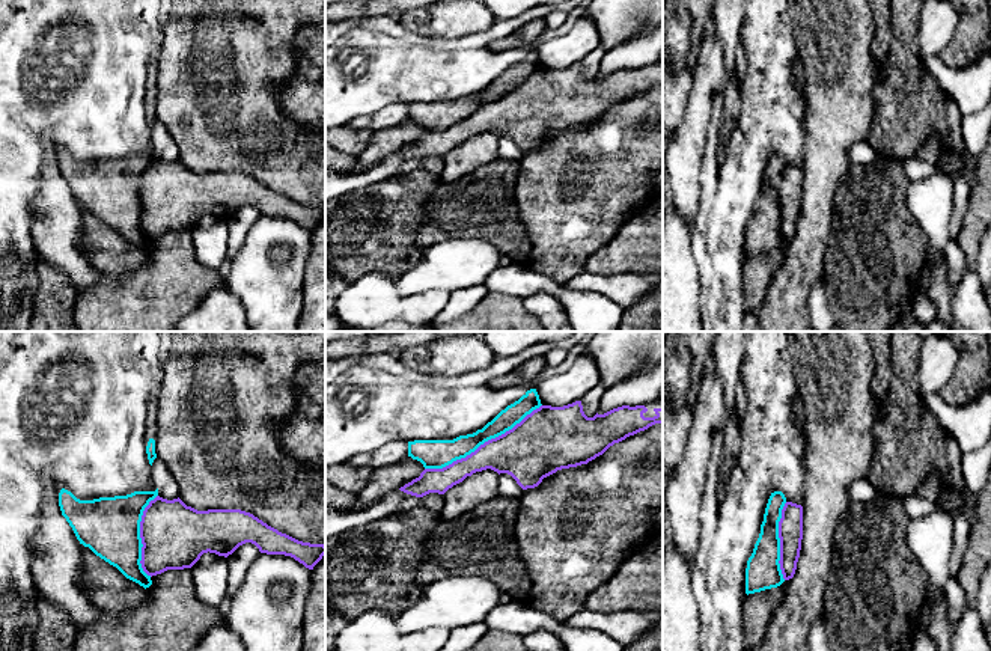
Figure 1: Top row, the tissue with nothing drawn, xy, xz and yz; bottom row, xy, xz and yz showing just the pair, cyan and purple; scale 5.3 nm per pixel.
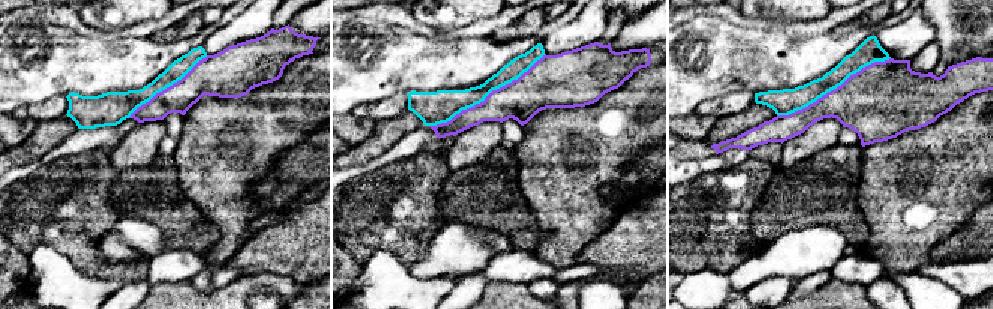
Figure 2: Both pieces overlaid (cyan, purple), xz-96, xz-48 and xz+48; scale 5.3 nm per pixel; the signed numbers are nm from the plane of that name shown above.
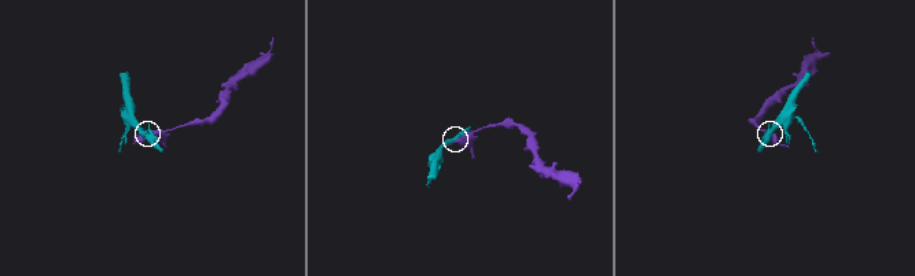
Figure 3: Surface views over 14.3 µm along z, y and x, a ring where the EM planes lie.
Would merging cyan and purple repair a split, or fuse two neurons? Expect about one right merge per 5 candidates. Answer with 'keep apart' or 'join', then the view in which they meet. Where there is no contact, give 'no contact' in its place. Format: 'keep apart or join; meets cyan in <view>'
keep apart; meets cyan in xz

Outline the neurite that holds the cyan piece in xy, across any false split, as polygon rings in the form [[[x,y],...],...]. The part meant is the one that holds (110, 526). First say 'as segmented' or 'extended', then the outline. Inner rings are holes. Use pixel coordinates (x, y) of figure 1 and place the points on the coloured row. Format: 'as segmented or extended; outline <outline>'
as segmented; outline [[[62,488],[59,493],[59,506],[80,544],[89,547],[96,556],[116,567],[127,579],[146,589],[152,585],[152,580],[151,576],[143,571],[140,564],[143,547],[140,521],[145,508],[157,496],[158,488],[155,491],[134,491],[127,496],[80,500],[71,491]]]

